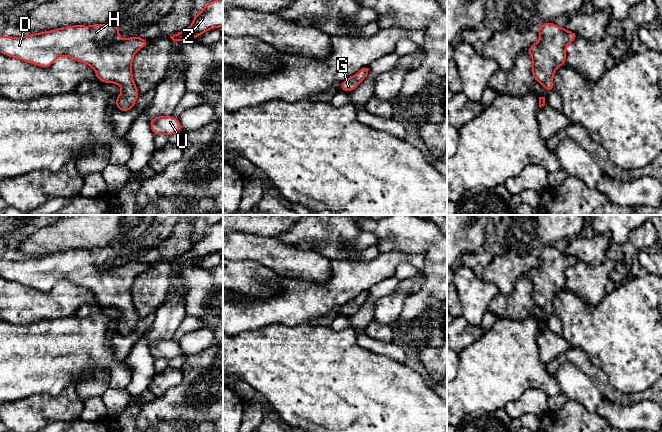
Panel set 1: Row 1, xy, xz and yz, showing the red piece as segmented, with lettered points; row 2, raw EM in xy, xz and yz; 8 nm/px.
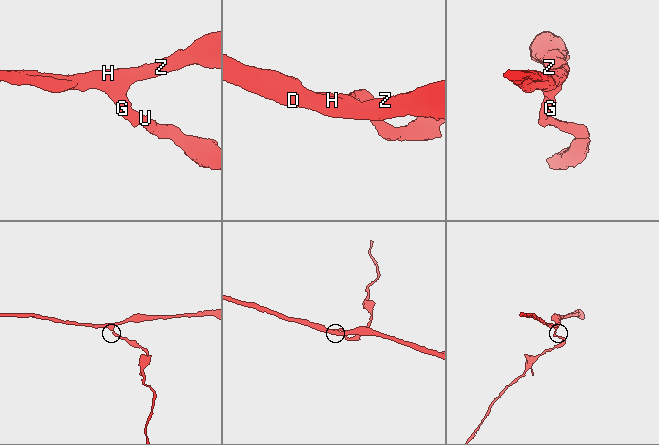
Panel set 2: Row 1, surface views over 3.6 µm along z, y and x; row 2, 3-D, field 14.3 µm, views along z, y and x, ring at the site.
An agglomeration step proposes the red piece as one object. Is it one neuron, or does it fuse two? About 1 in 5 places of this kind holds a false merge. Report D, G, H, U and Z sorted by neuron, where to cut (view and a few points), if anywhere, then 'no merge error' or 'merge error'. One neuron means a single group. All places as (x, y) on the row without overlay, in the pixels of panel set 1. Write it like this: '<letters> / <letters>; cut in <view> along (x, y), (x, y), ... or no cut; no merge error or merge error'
D G H U Z; no cut; no merge error

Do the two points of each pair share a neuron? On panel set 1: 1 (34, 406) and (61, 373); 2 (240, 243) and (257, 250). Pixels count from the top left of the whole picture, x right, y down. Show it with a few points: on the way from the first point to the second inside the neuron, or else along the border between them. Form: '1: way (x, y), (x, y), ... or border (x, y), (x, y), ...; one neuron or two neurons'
1: border (67, 388), (56, 396), (32, 394), (21, 399); two neurons
2: way (244, 246), (253, 248); one neuron

